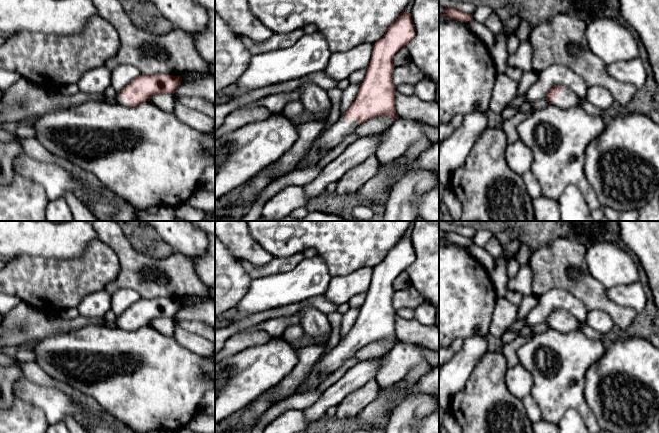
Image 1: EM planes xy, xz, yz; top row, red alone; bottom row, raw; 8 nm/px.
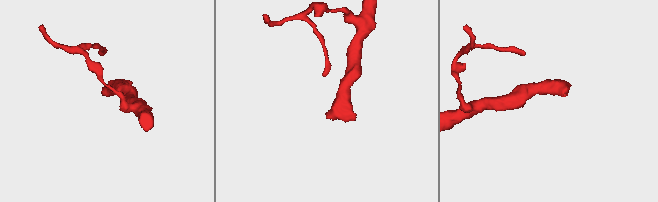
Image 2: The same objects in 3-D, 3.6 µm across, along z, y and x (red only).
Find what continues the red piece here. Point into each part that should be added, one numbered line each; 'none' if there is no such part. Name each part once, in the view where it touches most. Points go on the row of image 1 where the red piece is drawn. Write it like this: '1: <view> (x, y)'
1: xy (125, 103)

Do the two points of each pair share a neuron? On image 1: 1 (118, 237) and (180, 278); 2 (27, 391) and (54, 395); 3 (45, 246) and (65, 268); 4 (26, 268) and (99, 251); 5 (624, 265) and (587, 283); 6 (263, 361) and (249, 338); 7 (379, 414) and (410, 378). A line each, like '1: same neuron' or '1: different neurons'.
1: same neuron
2: same neuron
3: different neurons
4: same neuron
5: different neurons
6: different neurons
7: same neuron

